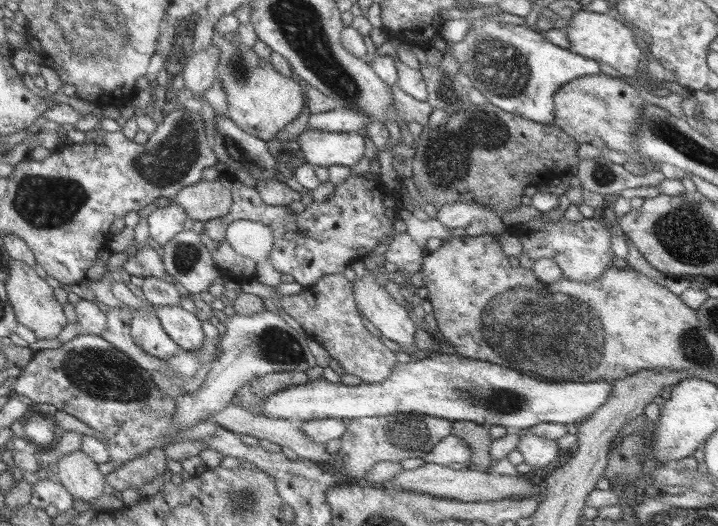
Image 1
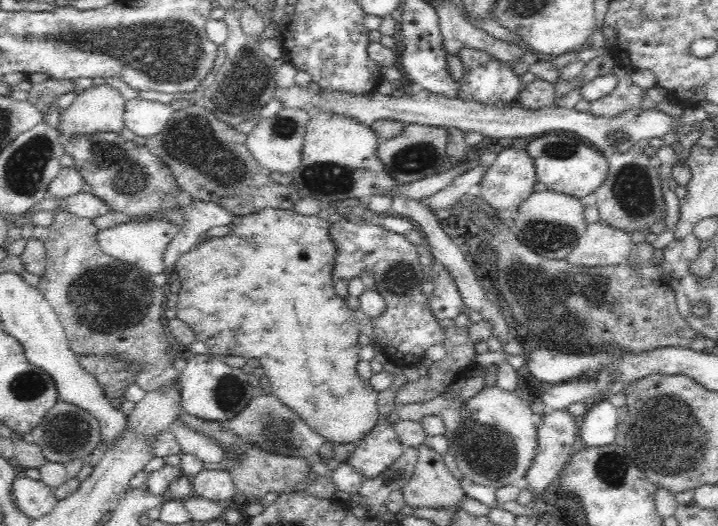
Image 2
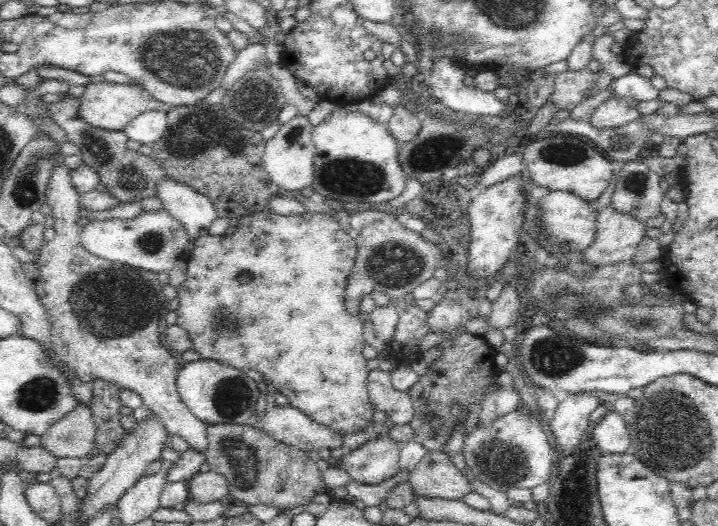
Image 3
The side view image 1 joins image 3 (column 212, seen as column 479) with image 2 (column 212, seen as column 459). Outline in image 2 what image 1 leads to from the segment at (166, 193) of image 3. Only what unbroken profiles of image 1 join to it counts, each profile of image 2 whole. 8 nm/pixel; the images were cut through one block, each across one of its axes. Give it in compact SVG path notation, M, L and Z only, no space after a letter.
M183 190L177 192L175 208L182 209L184 218L178 234L163 256L166 274L176 271L180 256L198 246L202 234L214 226L230 225L235 220L235 216L224 211L218 204L192 198Z

